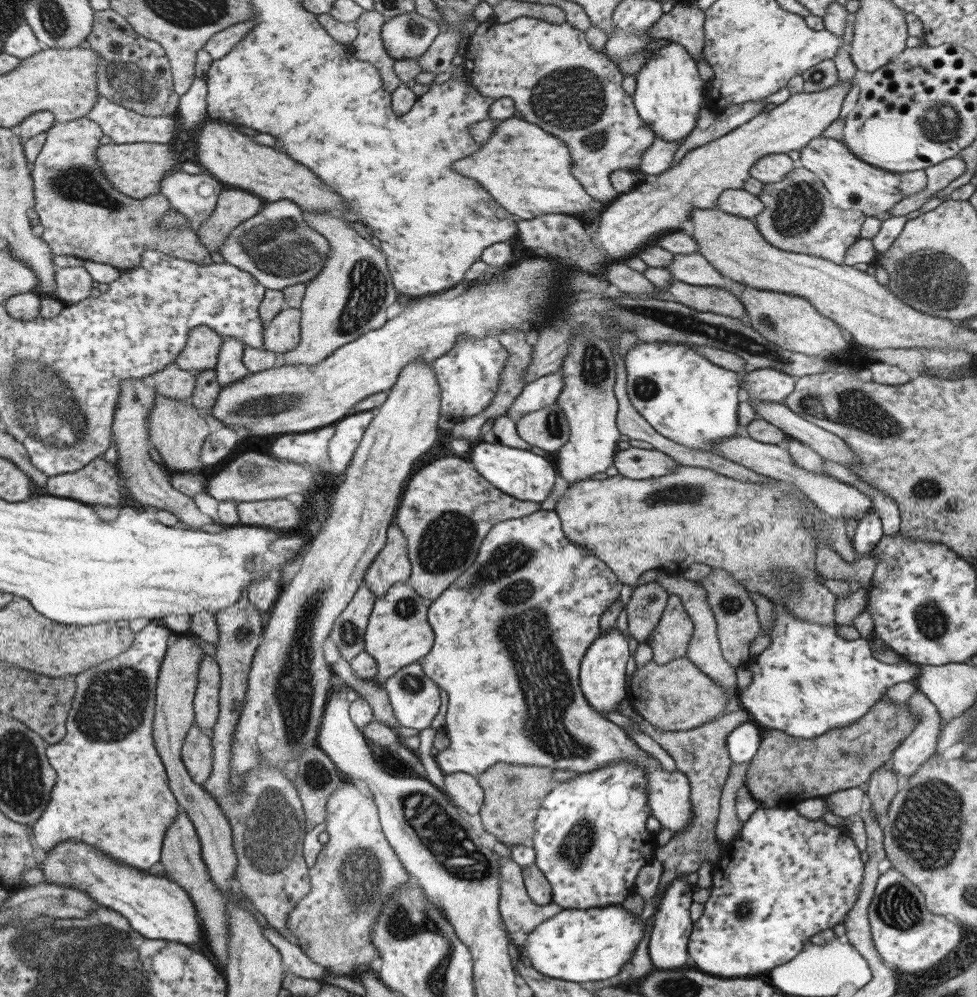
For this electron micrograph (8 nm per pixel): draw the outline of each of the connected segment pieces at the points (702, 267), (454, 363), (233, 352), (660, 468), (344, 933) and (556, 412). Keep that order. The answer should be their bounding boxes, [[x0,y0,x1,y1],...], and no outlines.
[[666,253,744,298],[431,334,506,422],[215,337,248,387],[613,448,677,480],[285,780,412,977],[514,403,569,453]]

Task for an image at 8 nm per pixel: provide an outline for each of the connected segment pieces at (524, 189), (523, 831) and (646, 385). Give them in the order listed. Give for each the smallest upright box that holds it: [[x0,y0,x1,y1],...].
[[451,116,599,220],[476,763,557,848],[621,341,743,455]]

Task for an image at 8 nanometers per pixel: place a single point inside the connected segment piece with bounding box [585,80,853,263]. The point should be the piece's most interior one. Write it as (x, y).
(659, 205)

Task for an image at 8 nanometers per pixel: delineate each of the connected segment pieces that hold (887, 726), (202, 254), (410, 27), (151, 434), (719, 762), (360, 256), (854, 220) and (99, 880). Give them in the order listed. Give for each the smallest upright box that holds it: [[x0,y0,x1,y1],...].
[[745,698,916,807],[30,117,211,271],[380,11,440,61],[147,394,210,472],[617,696,751,896],[283,211,397,365],[751,167,866,265],[39,840,205,951]]

